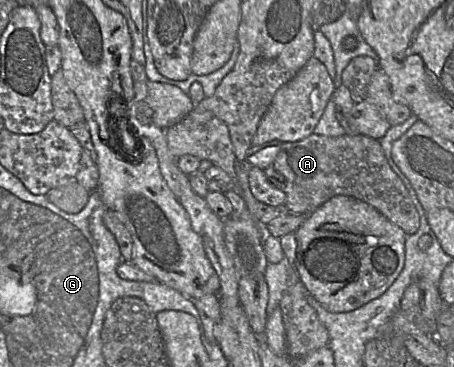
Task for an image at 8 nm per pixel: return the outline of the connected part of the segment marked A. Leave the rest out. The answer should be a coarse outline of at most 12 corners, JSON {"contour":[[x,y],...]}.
{"contour":[[313,133],[280,147],[288,210],[345,195],[407,235],[419,212],[377,139]]}

